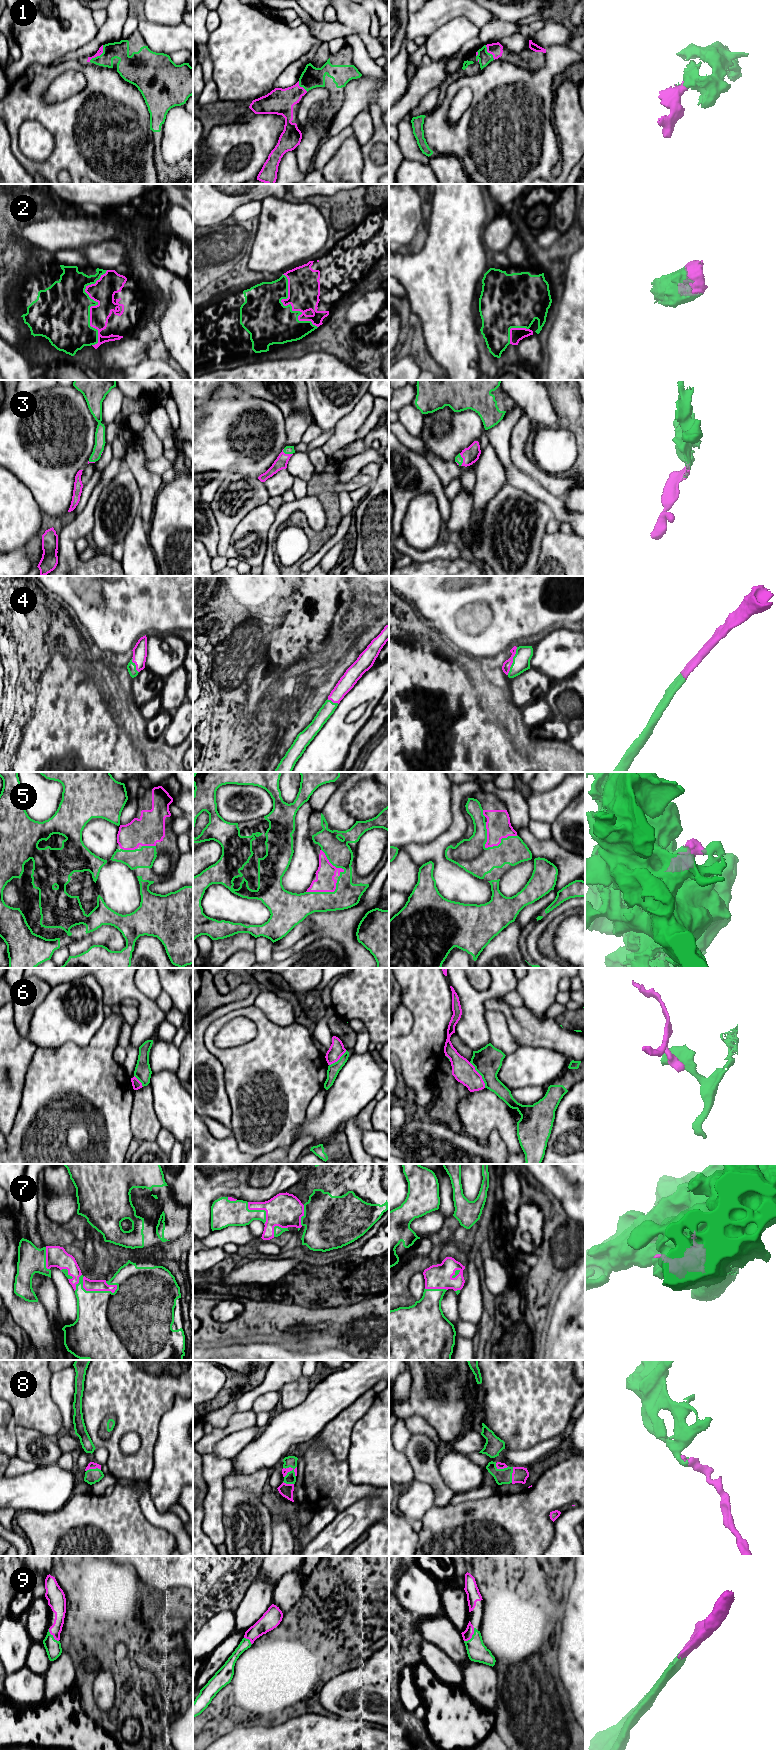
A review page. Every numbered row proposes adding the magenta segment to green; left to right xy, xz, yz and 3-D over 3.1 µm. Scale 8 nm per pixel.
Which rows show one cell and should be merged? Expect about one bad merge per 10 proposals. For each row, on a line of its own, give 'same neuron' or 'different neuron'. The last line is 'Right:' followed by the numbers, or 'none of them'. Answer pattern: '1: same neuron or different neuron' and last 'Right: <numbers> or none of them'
1: same neuron
2: same neuron
3: same neuron
4: same neuron
5: same neuron
6: different neuron
7: same neuron
8: same neuron
9: same neuron
Right: 1, 2, 3, 4, 5, 7, 8, 9

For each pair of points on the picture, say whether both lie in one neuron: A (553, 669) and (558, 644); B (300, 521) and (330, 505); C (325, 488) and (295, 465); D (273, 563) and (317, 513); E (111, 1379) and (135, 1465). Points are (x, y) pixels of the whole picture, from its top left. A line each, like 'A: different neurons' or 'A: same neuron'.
A: same neuron
B: same neuron
C: different neurons
D: same neuron
E: same neuron

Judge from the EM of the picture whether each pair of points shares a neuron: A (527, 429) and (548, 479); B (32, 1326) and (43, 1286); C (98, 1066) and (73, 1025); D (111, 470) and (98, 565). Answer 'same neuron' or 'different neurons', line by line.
A: same neuron
B: different neurons
C: different neurons
D: same neuron

